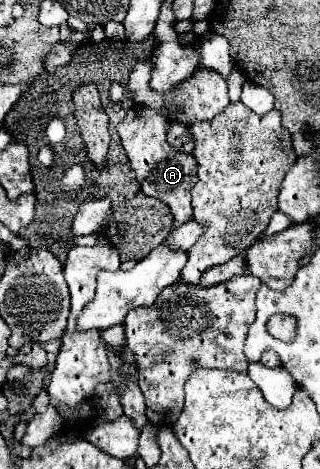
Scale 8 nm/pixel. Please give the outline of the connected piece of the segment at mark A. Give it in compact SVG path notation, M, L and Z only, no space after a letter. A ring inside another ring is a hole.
M135 106L119 122L117 132L121 138L121 146L129 158L129 166L135 172L137 182L141 184L141 192L145 196L159 198L161 202L165 202L179 224L191 220L193 218L191 188L195 186L195 180L197 180L197 164L193 154L177 152L167 144L165 118L149 108Z

